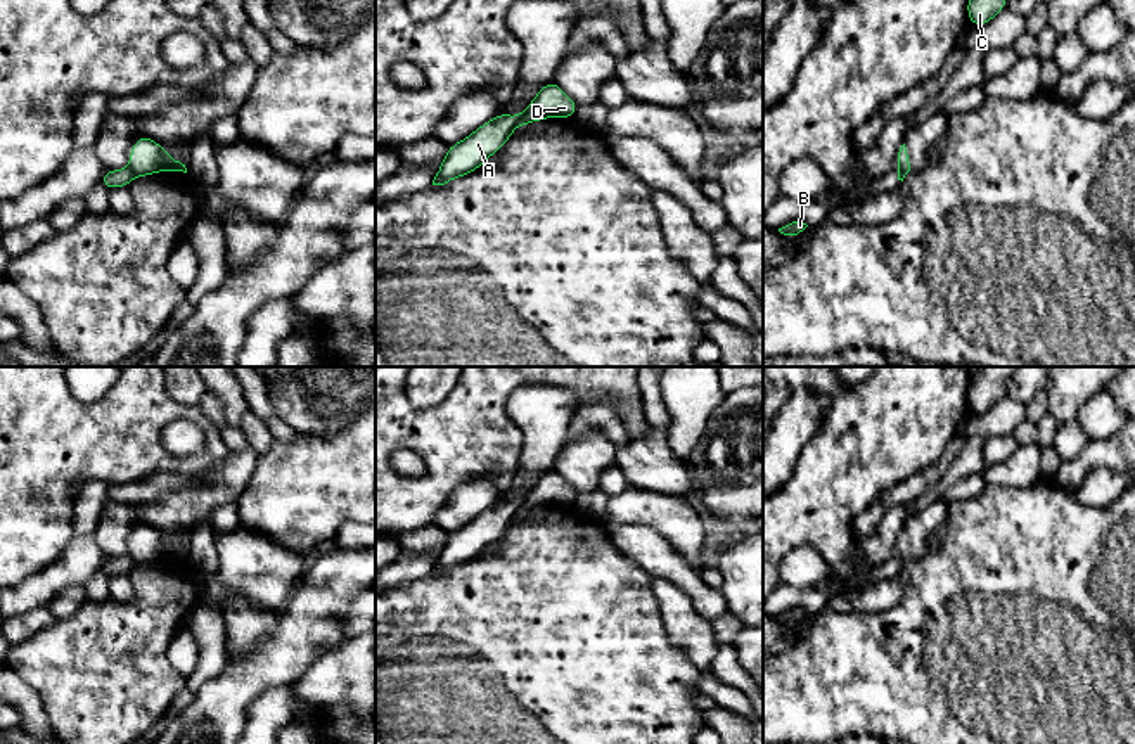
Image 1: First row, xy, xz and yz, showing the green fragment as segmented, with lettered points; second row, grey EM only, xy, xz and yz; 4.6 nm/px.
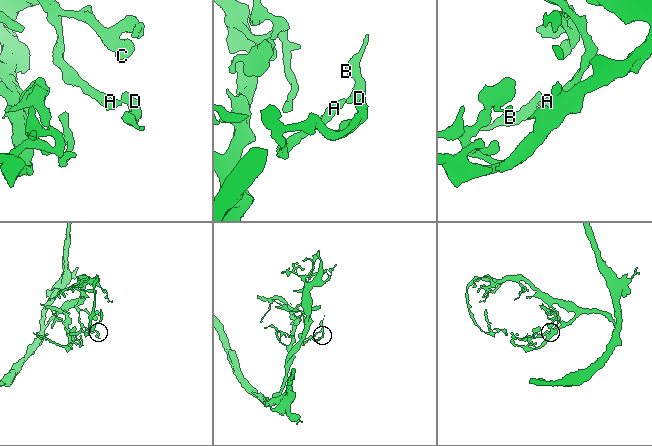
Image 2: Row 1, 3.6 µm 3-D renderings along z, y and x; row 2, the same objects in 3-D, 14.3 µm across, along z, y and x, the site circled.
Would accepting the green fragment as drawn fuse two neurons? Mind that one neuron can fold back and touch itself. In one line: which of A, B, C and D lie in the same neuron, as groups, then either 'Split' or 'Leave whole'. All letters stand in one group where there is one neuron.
Groups: A C / B D. Split

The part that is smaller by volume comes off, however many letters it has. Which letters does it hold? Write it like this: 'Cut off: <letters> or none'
Cut off: B, D

